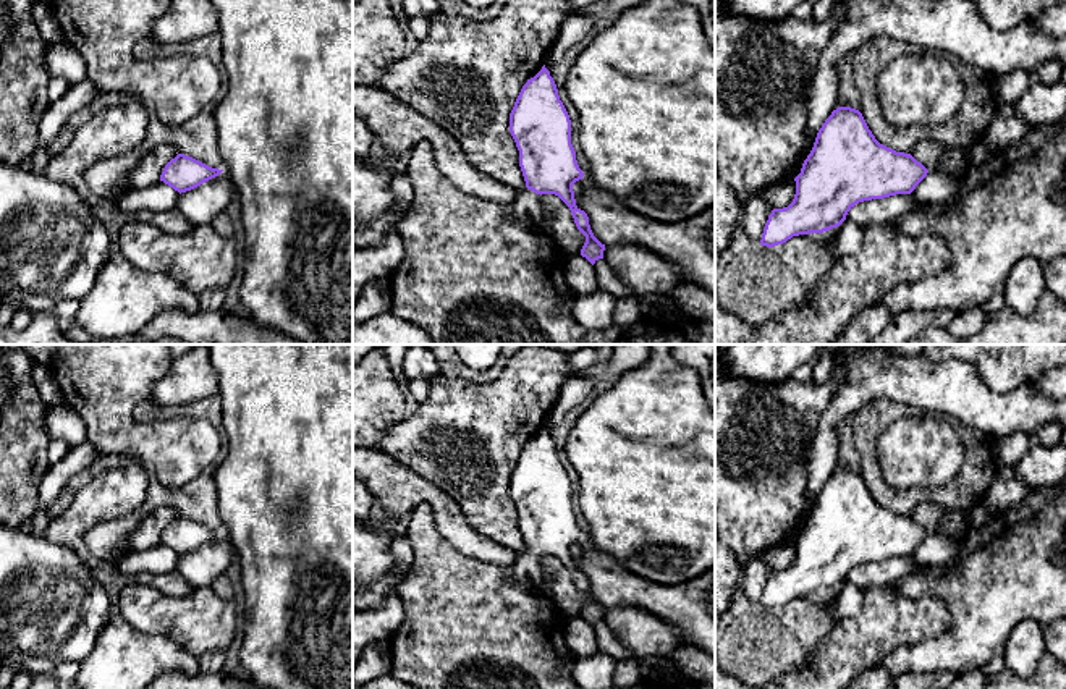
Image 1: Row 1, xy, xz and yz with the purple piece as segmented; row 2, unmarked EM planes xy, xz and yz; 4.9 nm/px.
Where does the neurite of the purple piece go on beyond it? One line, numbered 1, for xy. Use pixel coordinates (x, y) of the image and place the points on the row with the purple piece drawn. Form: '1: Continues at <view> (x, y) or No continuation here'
1: No continuation here

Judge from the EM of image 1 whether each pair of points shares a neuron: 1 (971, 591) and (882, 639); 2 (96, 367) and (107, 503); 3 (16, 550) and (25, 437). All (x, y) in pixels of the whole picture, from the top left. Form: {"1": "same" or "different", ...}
{"1": "different", "2": "different", "3": "different"}

